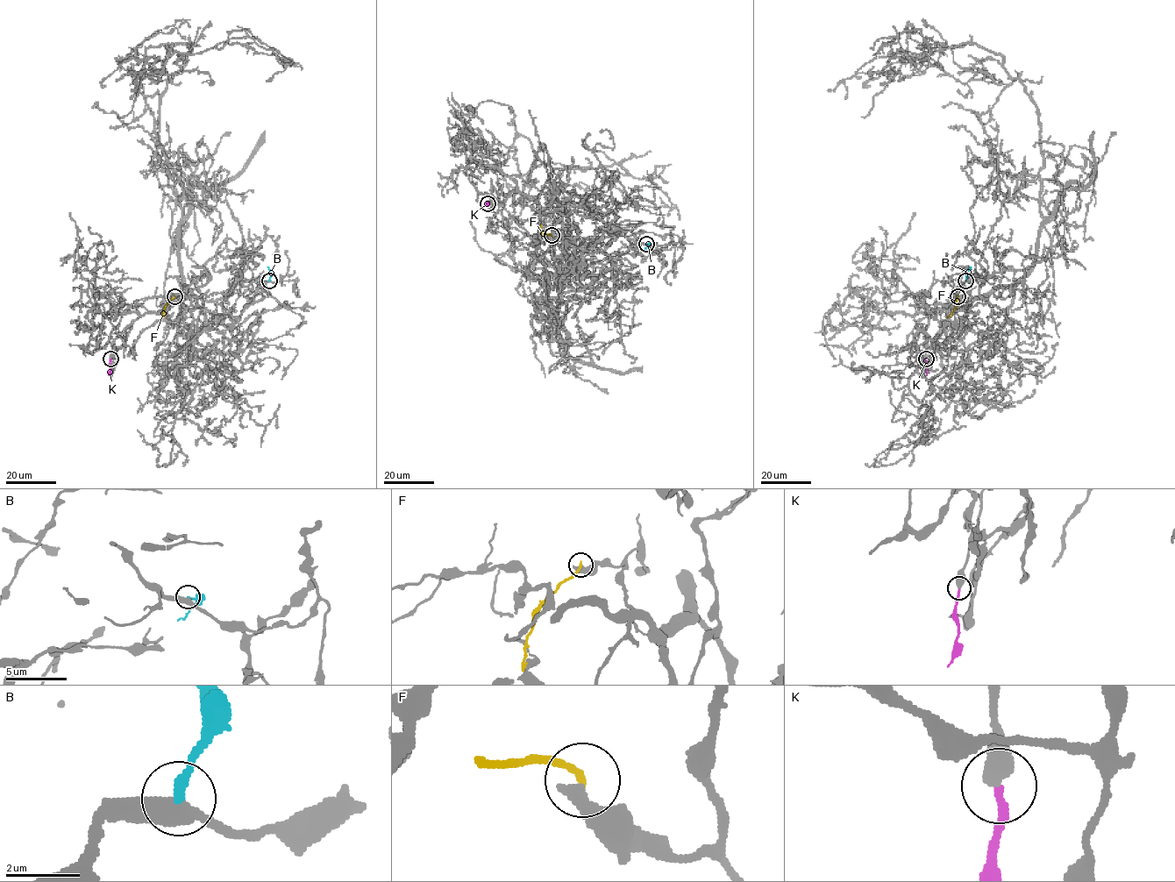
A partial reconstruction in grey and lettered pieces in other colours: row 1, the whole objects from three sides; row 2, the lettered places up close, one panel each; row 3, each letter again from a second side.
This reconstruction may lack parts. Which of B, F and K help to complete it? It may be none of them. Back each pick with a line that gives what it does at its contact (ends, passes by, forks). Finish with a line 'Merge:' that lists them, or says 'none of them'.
K: it ends
Merge: K

